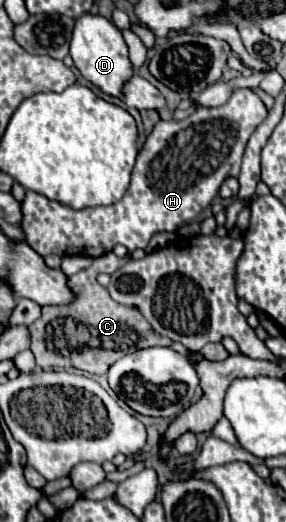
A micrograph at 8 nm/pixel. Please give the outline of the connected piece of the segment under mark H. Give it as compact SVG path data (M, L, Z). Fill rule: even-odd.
M234 89L228 103L220 107L196 107L196 111L190 117L178 123L172 123L172 121L156 123L144 147L138 153L130 187L126 189L120 201L106 207L74 211L58 201L46 199L40 193L26 191L26 197L20 203L24 241L42 257L46 255L100 257L110 253L118 243L128 247L128 251L144 249L156 231L176 231L180 225L192 221L198 213L202 213L212 203L224 179L238 177L246 141L266 117L268 117L268 111L262 99L252 89Z

